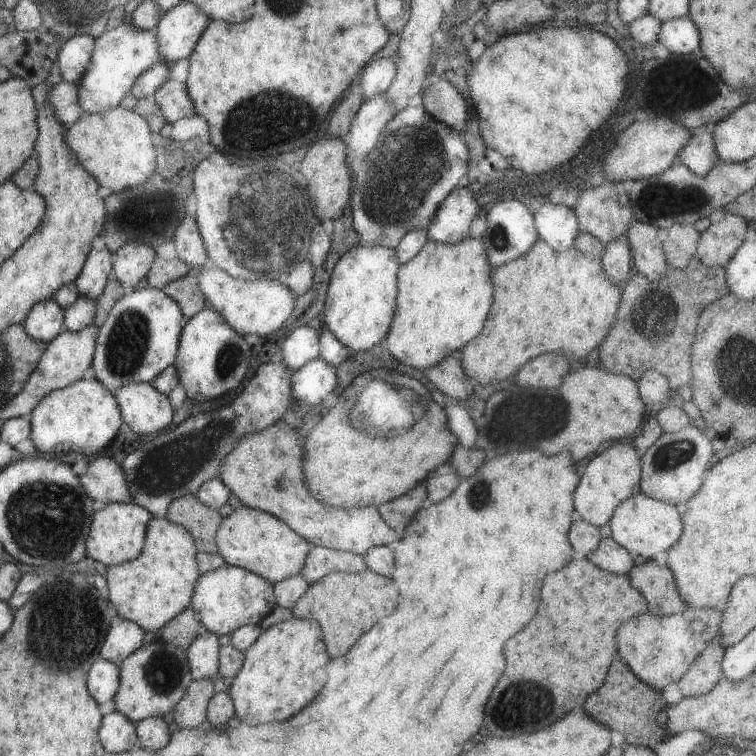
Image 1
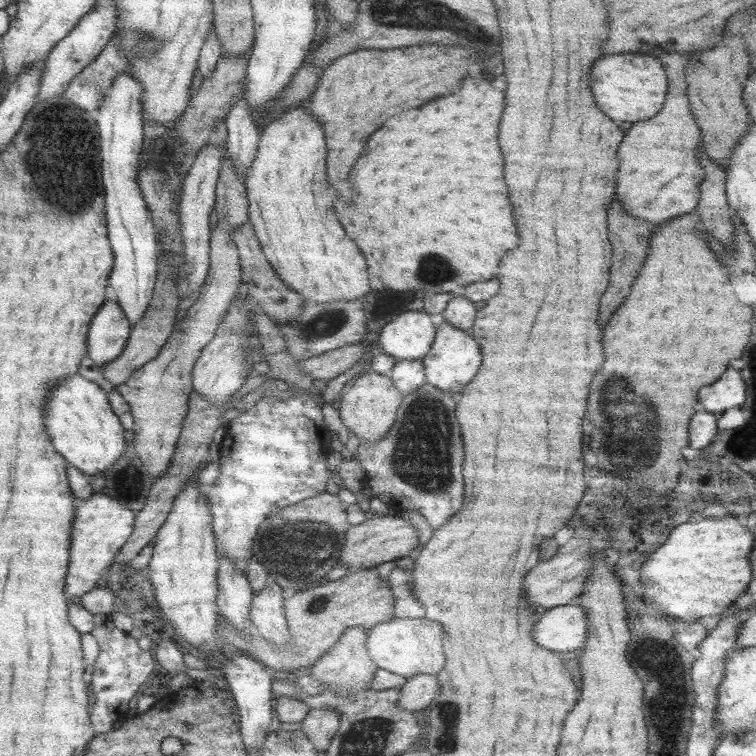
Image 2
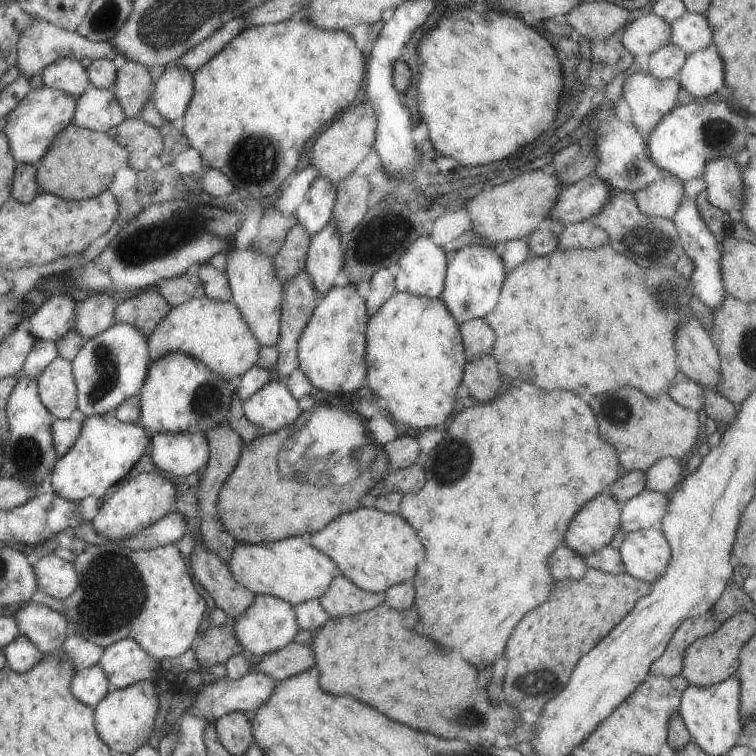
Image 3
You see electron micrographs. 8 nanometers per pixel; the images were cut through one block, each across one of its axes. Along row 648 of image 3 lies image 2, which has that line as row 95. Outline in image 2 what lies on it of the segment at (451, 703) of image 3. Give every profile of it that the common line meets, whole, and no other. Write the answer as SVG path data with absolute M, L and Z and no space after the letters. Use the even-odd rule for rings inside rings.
M417 44L395 50L353 50L329 64L309 98L309 112L323 126L327 142L327 182L341 196L347 194L347 172L367 136L377 130L387 116L417 108L433 98L455 92L455 86L467 76L469 64L481 64L481 54L445 44ZM405 68L405 70L403 70ZM405 76L405 84L403 84Z

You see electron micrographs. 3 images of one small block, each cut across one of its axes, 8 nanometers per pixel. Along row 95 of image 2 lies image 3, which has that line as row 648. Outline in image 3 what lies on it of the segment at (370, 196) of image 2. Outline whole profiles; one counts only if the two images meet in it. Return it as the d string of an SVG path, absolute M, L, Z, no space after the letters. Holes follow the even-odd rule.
M521 382L519 386L509 386L505 388L501 394L497 394L491 402L483 402L483 404L475 404L469 408L463 408L461 412L457 412L451 420L451 424L445 430L443 440L431 448L427 460L425 460L425 484L421 490L417 492L407 492L401 498L401 506L399 506L399 516L403 516L407 520L407 524L415 530L417 538L421 540L423 548L425 548L425 558L423 562L417 566L417 572L413 576L413 586L415 586L415 600L413 600L413 608L419 612L419 626L415 626L415 630L423 636L427 636L429 640L457 650L459 656L481 668L493 662L493 658L497 656L497 652L503 650L511 630L515 628L515 624L521 620L521 616L525 612L529 612L531 608L535 608L537 604L545 602L551 590L549 582L549 574L547 574L547 556L561 546L561 536L569 524L569 520L573 518L573 514L587 502L591 500L595 494L599 494L607 484L611 486L621 472L617 474L617 456L615 450L603 442L599 438L597 432L597 422L593 418L591 408L577 396L571 392L561 392L561 390L553 390L553 392L545 392L535 388L533 384Z

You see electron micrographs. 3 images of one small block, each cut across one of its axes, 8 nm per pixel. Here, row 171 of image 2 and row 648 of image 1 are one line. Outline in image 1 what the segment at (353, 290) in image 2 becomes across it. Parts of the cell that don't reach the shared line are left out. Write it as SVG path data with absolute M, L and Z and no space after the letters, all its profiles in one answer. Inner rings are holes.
M289 618L285 622L279 622L263 630L257 642L249 646L243 656L245 658L243 658L241 670L235 674L233 680L229 680L229 696L233 700L235 716L243 722L243 712L245 712L245 724L251 724L251 726L265 724L265 722L283 722L291 718L295 712L307 706L307 702L311 702L315 694L319 694L319 690L325 686L325 680L327 680L323 666L327 664L329 656L321 642L321 630L313 620Z

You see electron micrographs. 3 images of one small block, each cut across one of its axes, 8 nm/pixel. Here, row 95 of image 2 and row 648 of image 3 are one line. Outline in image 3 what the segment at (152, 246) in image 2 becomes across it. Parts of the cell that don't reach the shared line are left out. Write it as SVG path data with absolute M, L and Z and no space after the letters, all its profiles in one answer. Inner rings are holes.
M119 640L107 646L97 664L107 676L109 692L129 688L137 682L155 682L159 670L159 662L133 640Z

